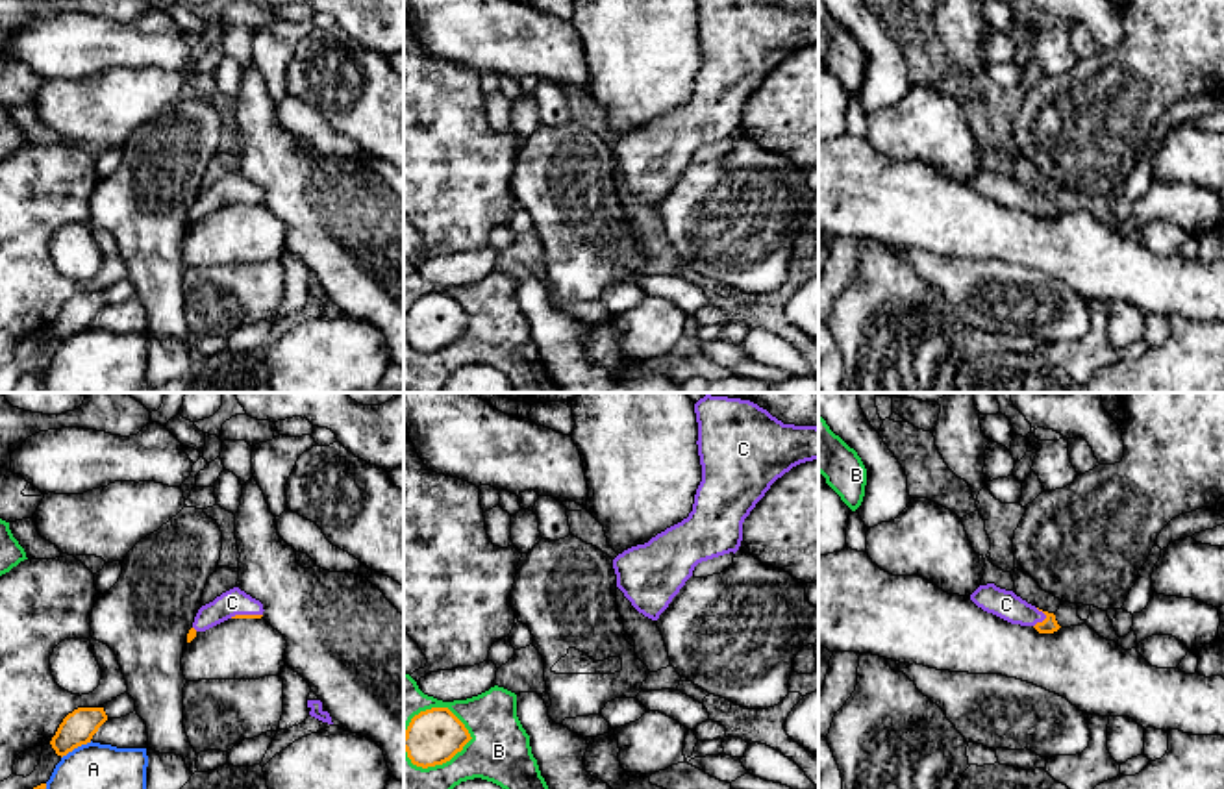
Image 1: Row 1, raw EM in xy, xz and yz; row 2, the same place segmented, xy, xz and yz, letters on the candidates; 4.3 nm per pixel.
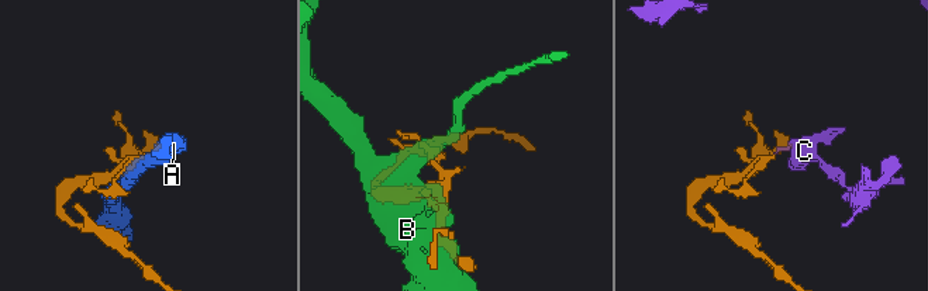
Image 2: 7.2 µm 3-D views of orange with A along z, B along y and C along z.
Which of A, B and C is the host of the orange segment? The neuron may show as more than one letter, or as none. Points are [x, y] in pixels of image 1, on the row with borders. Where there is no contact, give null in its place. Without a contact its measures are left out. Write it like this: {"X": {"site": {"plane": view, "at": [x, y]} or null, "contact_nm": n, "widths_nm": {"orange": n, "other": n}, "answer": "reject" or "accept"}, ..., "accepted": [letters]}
{"A": {"site": {"plane": "xy", "at": [76, 747]}, "contact_nm": 150, "widths_nm": {"orange": 140, "other": 200}, "answer": "reject"}, "B": {"site": {"plane": "xz", "at": [436, 763]}, "contact_nm": 300, "widths_nm": {"orange": 240, "other": 220}, "answer": "reject"}, "C": {"site": {"plane": "yz", "at": [1045, 619]}, "contact_nm": 90, "widths_nm": {"orange": 70, "other": 120}, "answer": "accept"}, "accepted": ["C"]}

